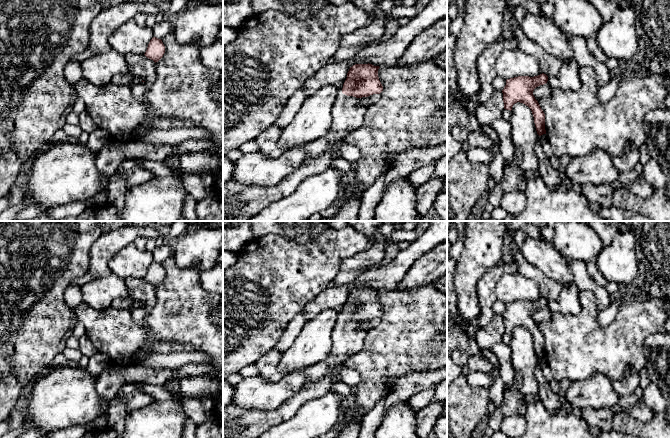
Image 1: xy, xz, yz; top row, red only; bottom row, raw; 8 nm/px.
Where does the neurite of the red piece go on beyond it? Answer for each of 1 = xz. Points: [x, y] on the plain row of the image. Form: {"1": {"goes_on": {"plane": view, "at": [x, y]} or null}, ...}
{"1": {"goes_on": {"plane": "xz", "at": [348, 336]}}}

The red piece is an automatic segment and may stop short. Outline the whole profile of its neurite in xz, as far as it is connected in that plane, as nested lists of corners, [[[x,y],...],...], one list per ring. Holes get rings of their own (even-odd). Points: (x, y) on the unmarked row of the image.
[[[355,288],[350,291],[343,308],[342,316],[337,320],[331,335],[332,349],[321,363],[304,370],[305,382],[313,382],[328,375],[338,366],[362,351],[367,329],[362,321],[380,318],[383,310],[378,301],[379,290]]]

